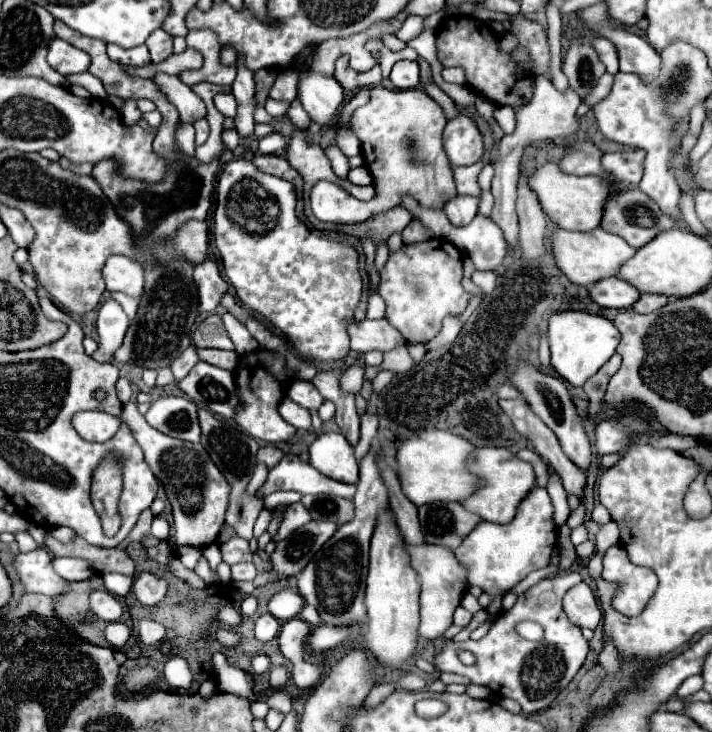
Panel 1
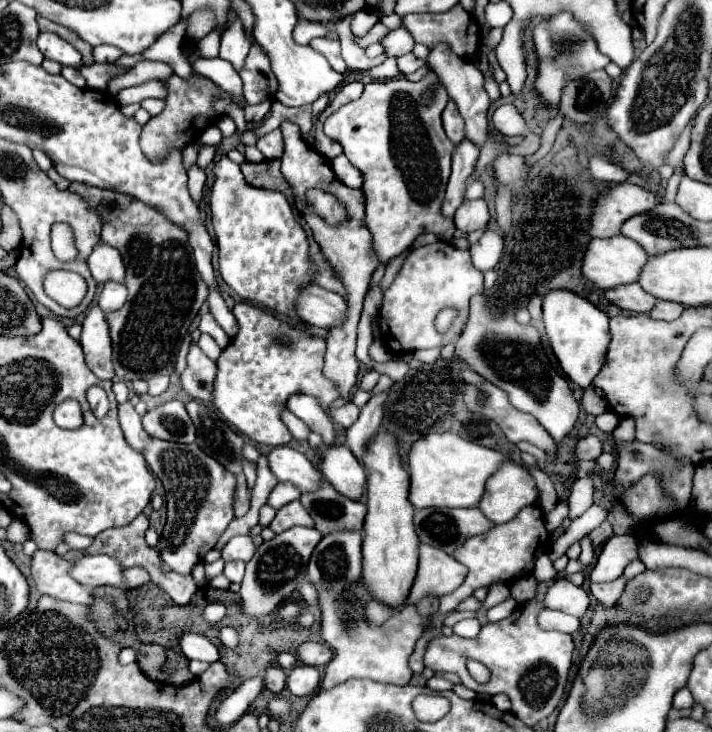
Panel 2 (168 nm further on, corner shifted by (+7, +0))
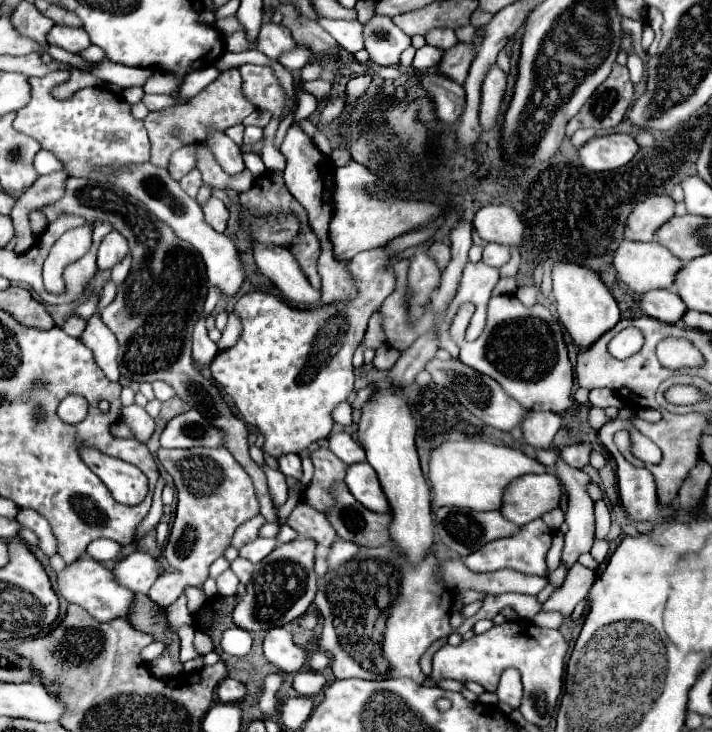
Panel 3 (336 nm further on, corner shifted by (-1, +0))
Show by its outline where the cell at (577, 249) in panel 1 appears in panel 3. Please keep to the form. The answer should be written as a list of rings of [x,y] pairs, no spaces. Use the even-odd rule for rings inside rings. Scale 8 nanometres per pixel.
[[[622,241],[622,247],[618,247],[618,253],[614,255],[614,267],[618,271],[618,277],[638,295],[648,293],[652,289],[670,289],[674,285],[676,273],[682,269],[684,261],[674,257],[666,247],[662,247],[656,241],[650,243],[636,243],[636,241]]]

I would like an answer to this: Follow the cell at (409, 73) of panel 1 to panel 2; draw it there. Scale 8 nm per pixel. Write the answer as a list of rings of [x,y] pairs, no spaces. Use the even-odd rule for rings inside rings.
[[[412,53],[398,57],[398,69],[400,69],[400,73],[402,73],[402,75],[414,73],[414,71],[416,71],[416,69],[420,69],[422,65],[424,65],[424,63],[422,63],[420,59],[416,59]]]

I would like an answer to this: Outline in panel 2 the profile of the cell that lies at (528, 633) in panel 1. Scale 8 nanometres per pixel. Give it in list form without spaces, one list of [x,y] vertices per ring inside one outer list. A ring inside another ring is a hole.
[[[548,608],[540,612],[538,624],[544,630],[564,631],[564,633],[574,633],[580,629],[580,621],[576,617]]]

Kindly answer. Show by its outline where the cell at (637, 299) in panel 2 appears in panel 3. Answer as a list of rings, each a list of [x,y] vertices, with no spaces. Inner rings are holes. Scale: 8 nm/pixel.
[[[656,289],[654,293],[642,295],[642,309],[648,317],[654,317],[662,323],[678,323],[688,307],[672,289]]]

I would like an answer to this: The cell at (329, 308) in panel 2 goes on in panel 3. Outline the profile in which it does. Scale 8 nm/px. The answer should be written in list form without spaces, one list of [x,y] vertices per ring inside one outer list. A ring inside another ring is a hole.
[[[252,241],[252,255],[258,269],[278,285],[290,303],[308,309],[320,301],[320,291],[308,283],[288,249],[272,243]]]

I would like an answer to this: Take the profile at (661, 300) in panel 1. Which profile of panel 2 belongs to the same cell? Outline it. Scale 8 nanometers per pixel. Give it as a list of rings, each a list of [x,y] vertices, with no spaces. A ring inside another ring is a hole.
[[[658,301],[652,309],[650,309],[650,317],[652,319],[666,319],[666,321],[670,321],[670,319],[674,319],[674,317],[680,317],[680,313],[682,313],[682,305],[678,305],[678,303],[672,303],[672,301]]]

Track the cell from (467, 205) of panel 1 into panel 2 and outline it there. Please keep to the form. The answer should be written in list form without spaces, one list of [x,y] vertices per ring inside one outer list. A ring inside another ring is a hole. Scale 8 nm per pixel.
[[[474,199],[474,201],[464,201],[458,211],[454,213],[454,225],[462,233],[470,233],[476,229],[482,229],[488,225],[488,207],[484,199]]]

